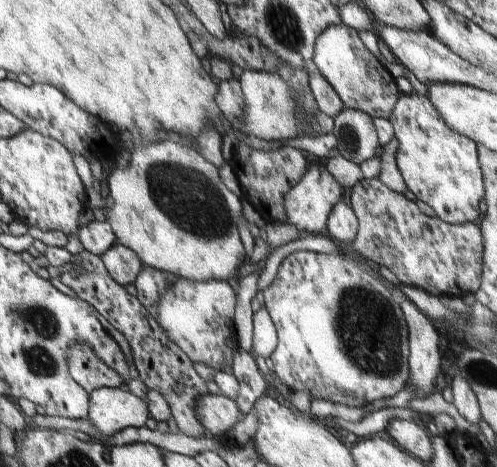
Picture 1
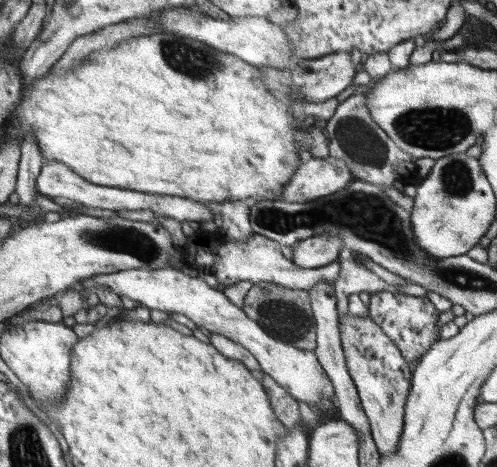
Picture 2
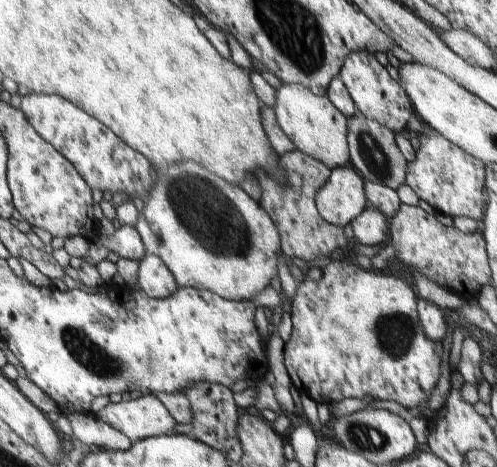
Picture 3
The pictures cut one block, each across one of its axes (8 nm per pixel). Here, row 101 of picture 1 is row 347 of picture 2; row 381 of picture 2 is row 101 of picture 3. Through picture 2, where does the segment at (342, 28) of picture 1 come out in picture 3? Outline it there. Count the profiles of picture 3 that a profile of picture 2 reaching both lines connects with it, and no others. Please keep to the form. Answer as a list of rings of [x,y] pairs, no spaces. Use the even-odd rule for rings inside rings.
[[[369,52],[347,54],[337,78],[341,78],[341,82],[347,86],[359,114],[363,114],[371,120],[377,120],[379,124],[389,128],[393,134],[399,134],[407,128],[407,122],[411,116],[411,104],[409,104],[411,98],[405,96],[403,86],[399,86],[395,80],[389,78],[385,68],[375,60],[373,54],[369,54]]]

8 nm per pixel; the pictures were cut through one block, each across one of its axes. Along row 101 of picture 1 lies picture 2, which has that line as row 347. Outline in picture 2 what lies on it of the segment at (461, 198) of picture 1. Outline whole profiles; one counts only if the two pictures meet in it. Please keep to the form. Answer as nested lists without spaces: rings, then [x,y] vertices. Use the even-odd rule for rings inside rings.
[[[373,292],[369,294],[367,312],[367,316],[383,328],[383,332],[397,344],[397,348],[405,354],[405,358],[409,358],[411,364],[417,364],[419,358],[431,348],[431,344],[439,340],[439,332],[435,330],[439,312],[435,312],[433,304],[427,298],[403,296],[393,292]]]

